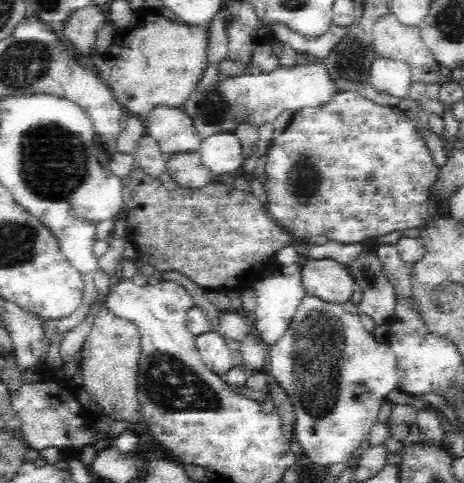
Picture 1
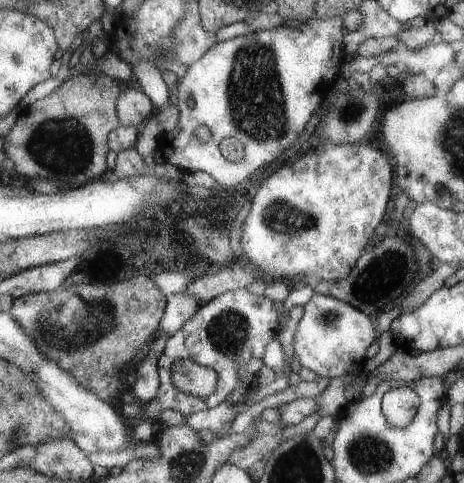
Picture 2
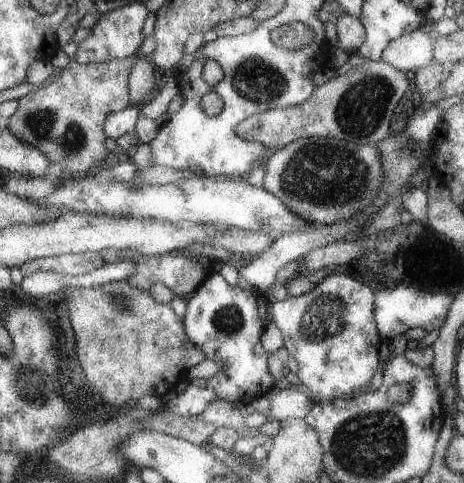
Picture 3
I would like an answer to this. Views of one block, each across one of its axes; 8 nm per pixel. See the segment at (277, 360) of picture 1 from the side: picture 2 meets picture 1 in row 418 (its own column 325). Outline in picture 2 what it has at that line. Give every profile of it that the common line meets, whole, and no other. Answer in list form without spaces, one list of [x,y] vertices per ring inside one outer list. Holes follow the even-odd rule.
[[[313,294],[313,298],[305,304],[305,314],[295,336],[295,360],[323,378],[347,378],[355,366],[363,366],[367,362],[365,352],[375,340],[379,338],[369,314],[339,298]]]

